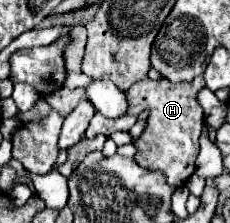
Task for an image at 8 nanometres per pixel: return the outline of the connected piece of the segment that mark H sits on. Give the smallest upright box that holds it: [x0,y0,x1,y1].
[127,80,203,188]

